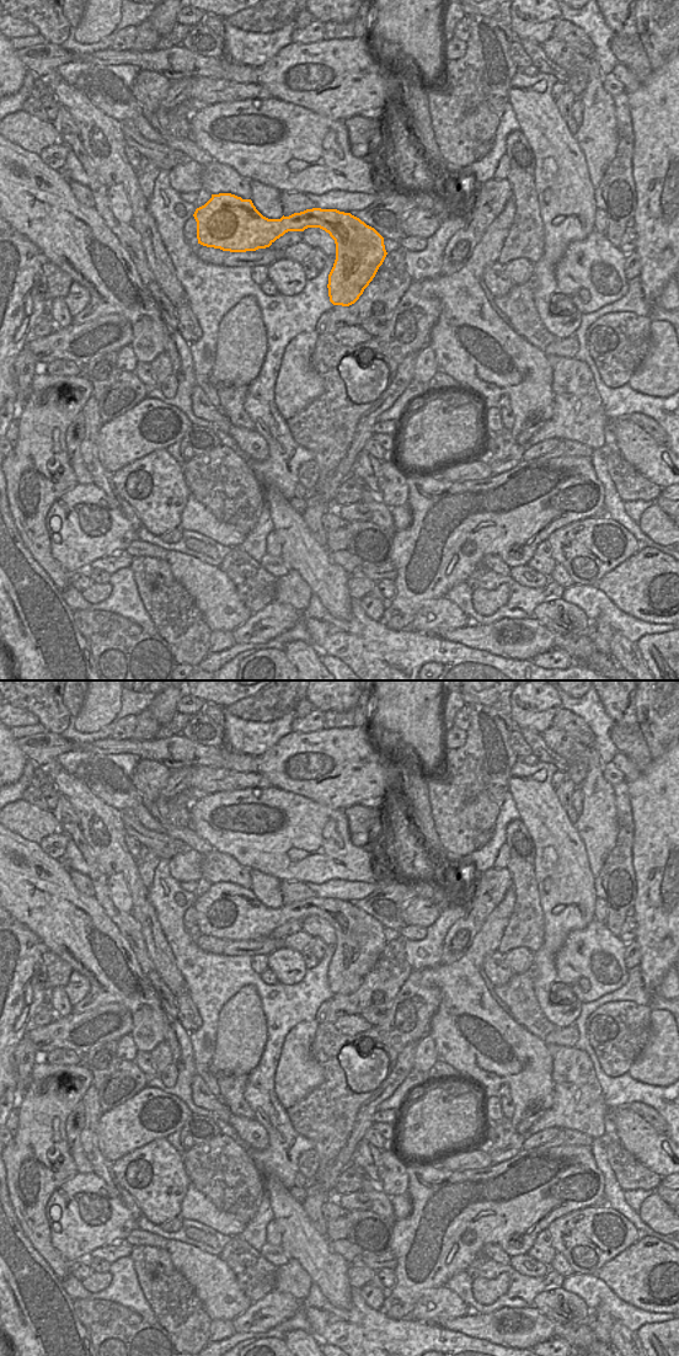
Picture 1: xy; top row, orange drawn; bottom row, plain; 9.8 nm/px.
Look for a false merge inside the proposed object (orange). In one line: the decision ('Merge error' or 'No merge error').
No merge error

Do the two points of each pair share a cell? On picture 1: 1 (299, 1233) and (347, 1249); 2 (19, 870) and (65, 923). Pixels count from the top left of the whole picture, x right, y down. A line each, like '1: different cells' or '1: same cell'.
1: different cells
2: same cell

